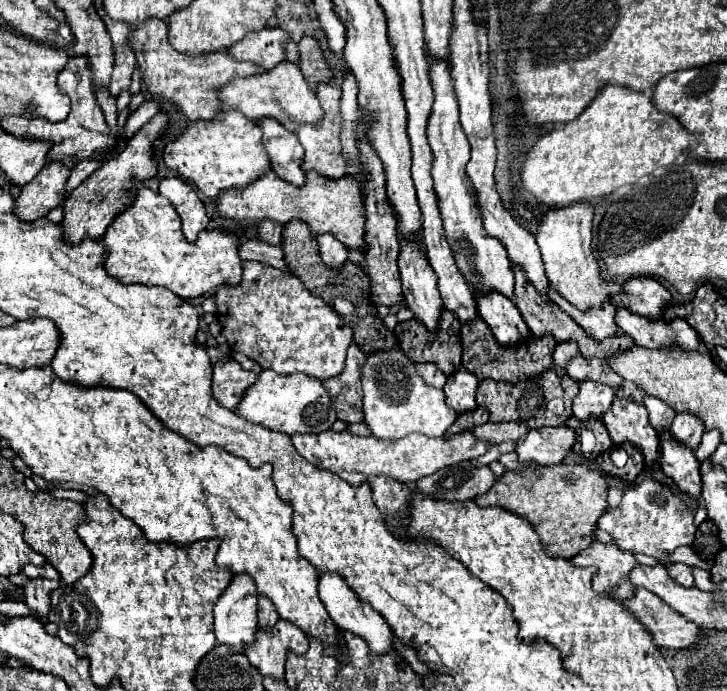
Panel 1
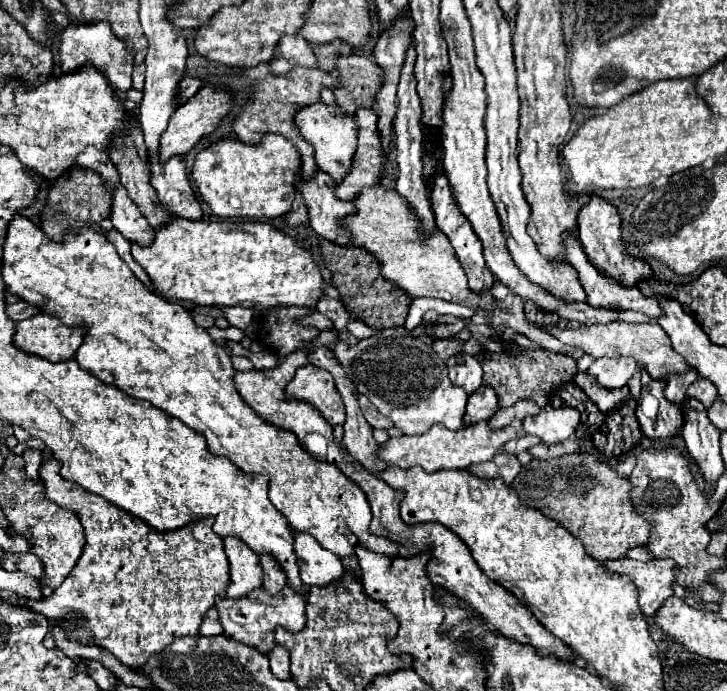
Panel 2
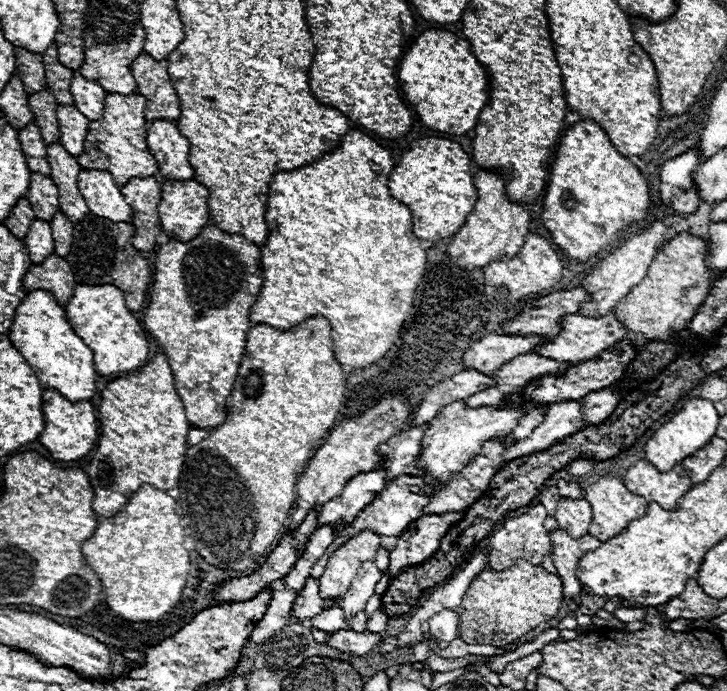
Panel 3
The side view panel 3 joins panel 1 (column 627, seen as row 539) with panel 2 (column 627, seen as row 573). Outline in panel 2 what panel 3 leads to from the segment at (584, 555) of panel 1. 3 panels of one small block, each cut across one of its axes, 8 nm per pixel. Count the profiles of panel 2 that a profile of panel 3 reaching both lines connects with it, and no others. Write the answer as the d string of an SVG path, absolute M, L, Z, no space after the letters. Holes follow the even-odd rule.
M618 558L606 562L606 568L630 576L630 580L636 584L640 592L638 604L646 616L654 616L656 610L662 606L662 602L672 596L672 582L674 582L672 560L638 562L630 558Z

